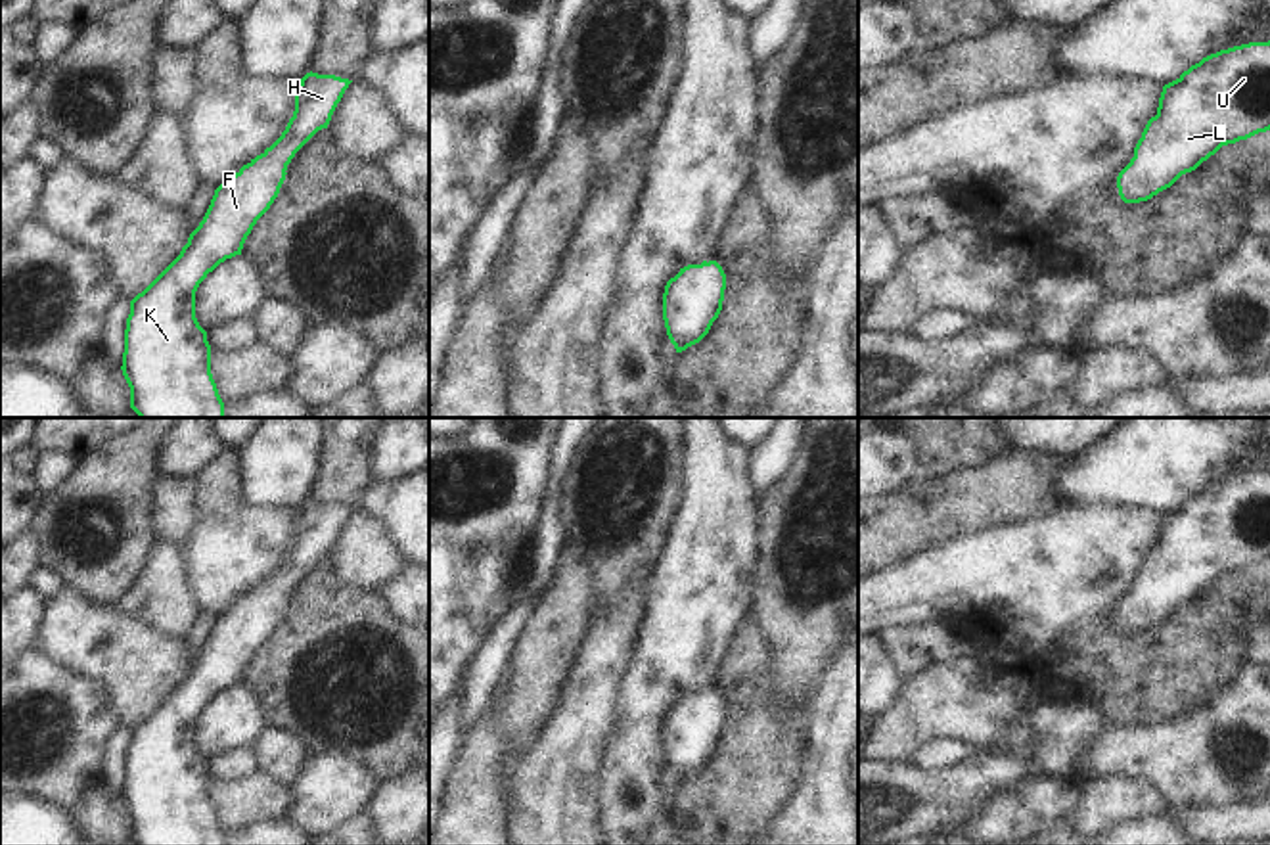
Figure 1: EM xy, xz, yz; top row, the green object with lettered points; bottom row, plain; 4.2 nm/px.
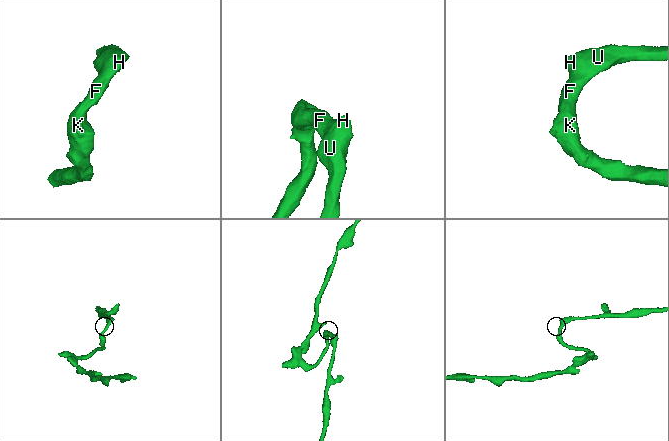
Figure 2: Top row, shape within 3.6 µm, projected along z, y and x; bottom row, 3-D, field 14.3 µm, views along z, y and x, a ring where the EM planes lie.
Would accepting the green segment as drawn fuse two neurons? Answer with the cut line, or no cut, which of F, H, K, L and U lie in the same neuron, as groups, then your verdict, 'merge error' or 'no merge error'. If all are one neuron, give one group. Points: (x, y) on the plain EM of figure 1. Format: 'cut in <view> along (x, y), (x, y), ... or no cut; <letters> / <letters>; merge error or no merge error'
no cut; F H K L U; no merge error

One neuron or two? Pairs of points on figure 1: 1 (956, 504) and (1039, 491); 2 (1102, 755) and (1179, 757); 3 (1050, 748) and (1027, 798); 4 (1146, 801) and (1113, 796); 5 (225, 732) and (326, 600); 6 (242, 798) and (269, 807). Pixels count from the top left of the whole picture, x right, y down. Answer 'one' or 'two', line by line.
1: one
2: one
3: two
4: one
5: two
6: one

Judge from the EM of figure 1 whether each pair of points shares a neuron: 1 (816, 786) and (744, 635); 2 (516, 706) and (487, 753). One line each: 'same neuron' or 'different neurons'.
1: different neurons
2: different neurons

